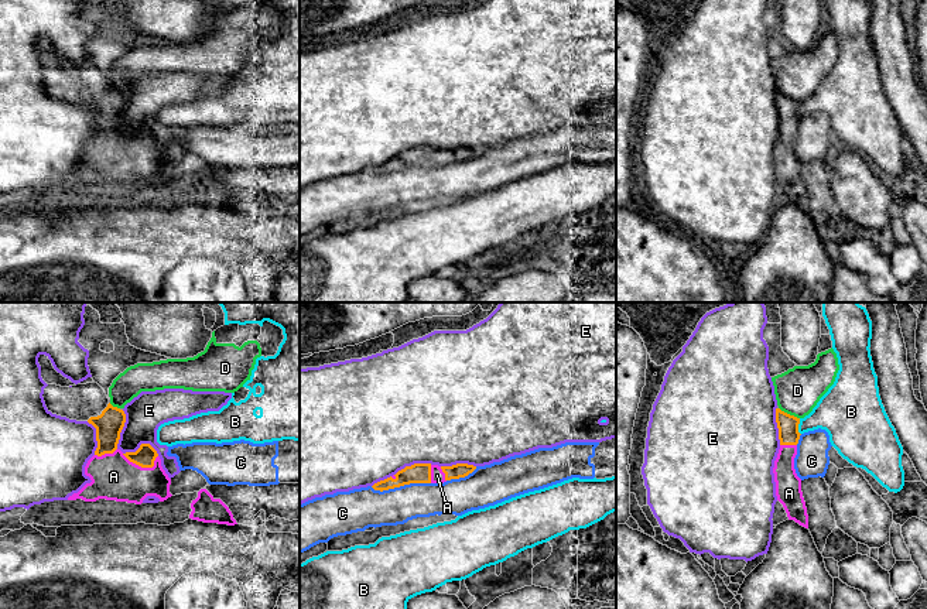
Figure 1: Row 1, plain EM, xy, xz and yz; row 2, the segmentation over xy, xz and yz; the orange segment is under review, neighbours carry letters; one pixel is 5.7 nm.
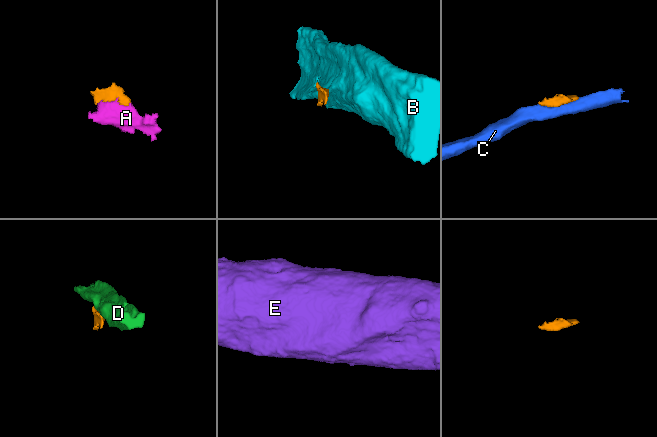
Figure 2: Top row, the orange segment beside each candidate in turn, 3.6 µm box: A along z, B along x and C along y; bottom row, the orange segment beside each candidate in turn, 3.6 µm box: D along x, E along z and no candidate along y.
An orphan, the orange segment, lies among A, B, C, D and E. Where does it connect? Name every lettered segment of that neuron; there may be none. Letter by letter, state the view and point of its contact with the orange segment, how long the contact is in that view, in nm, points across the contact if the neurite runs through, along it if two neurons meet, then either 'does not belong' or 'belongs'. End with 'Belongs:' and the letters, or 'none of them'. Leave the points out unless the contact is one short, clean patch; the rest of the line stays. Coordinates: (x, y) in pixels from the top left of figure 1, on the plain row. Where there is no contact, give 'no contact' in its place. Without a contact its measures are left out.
A: xy (142, 150) | 200 nm | belongs
B: yz (797, 110) | 100 nm | along yz (799, 102), (800, 117) | does not belong
C: xz (400, 168) | 340 nm | does not belong
D: yz (789, 98) | 140 nm | does not belong
E: xy (142, 127) | 200 nm | does not belong
Belongs: A

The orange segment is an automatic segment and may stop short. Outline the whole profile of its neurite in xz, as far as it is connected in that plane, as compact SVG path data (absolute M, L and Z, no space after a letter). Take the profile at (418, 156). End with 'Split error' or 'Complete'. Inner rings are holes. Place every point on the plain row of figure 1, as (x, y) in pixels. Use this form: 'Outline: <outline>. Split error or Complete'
Outline: M414 147L398 154L396 158L374 167L374 174L389 174L410 167L444 167L451 162L465 161L476 153L473 148L456 147L438 150L431 147Z. Split error

